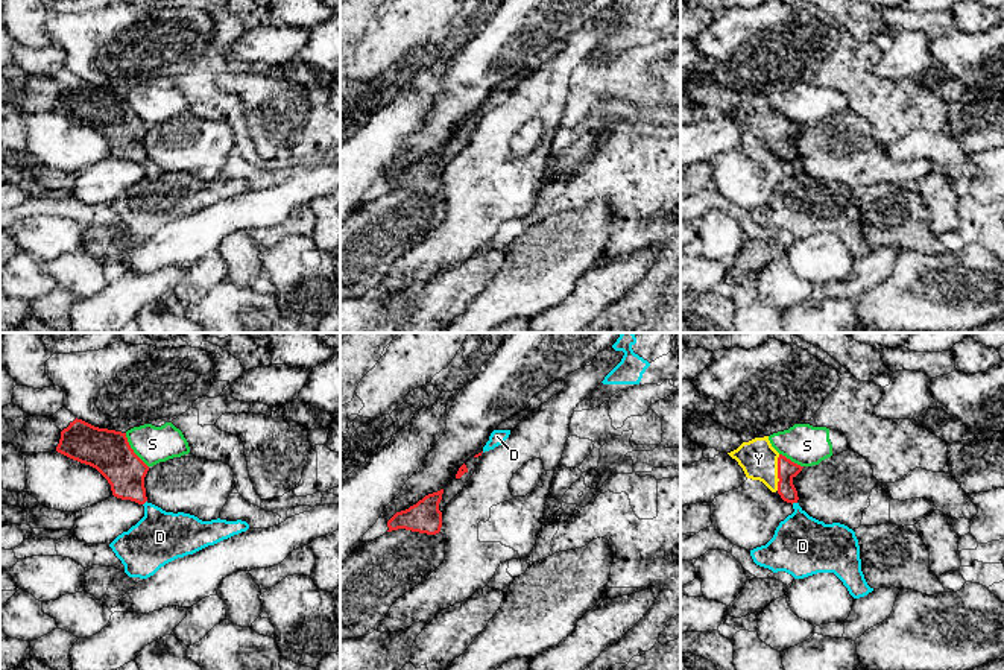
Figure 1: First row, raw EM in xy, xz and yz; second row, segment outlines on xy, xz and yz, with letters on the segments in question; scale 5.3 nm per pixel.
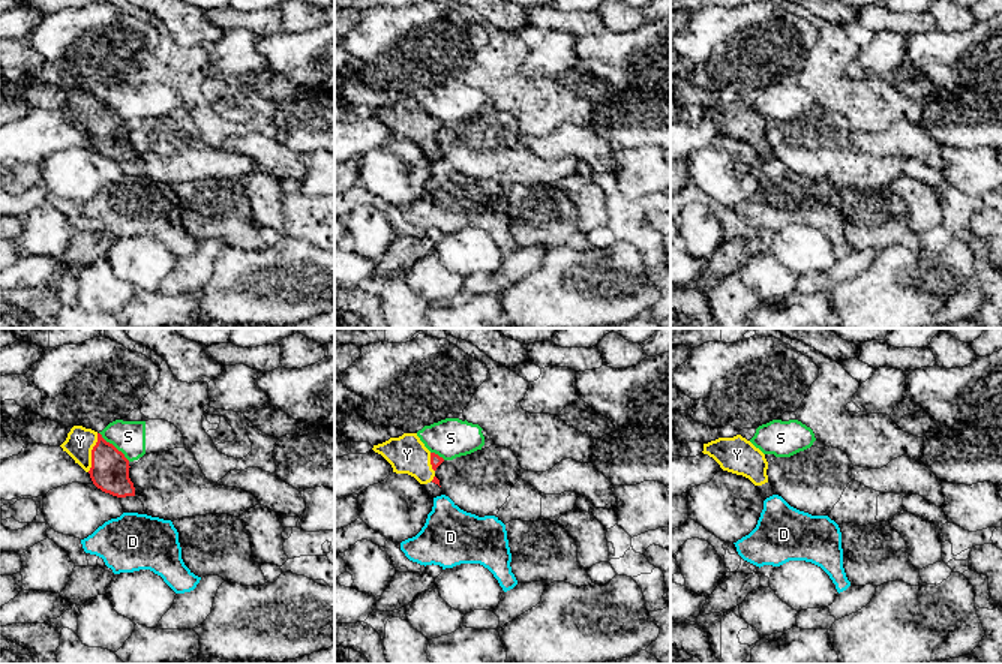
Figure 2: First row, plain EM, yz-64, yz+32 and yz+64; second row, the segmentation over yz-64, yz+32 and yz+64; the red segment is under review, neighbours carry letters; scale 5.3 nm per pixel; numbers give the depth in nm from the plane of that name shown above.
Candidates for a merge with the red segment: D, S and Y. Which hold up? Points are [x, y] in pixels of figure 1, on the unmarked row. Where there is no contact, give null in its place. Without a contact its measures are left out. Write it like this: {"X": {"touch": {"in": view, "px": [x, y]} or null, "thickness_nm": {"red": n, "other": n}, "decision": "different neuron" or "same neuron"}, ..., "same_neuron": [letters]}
{"D": {"touch": {"in": "yz", "px": [793, 161]}, "thickness_nm": {"red": 100, "other": 320}, "decision": "different neuron"}, "S": {"touch": {"in": "xy", "px": [132, 110]}, "thickness_nm": {"red": 220, "other": 190}, "decision": "different neuron"}, "Y": {"touch": {"in": "yz", "px": [778, 132]}, "thickness_nm": {"red": 100, "other": 200}, "decision": "same neuron"}, "same_neuron": ["Y"]}

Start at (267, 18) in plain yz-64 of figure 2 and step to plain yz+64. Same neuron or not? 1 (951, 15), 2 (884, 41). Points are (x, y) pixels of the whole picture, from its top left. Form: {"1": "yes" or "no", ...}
{"1": "no", "2": "no"}

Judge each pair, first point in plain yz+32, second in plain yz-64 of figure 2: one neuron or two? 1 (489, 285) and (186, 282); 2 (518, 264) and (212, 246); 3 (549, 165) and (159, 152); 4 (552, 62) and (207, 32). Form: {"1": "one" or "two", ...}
{"1": "one", "2": "one", "3": "one", "4": "two"}

